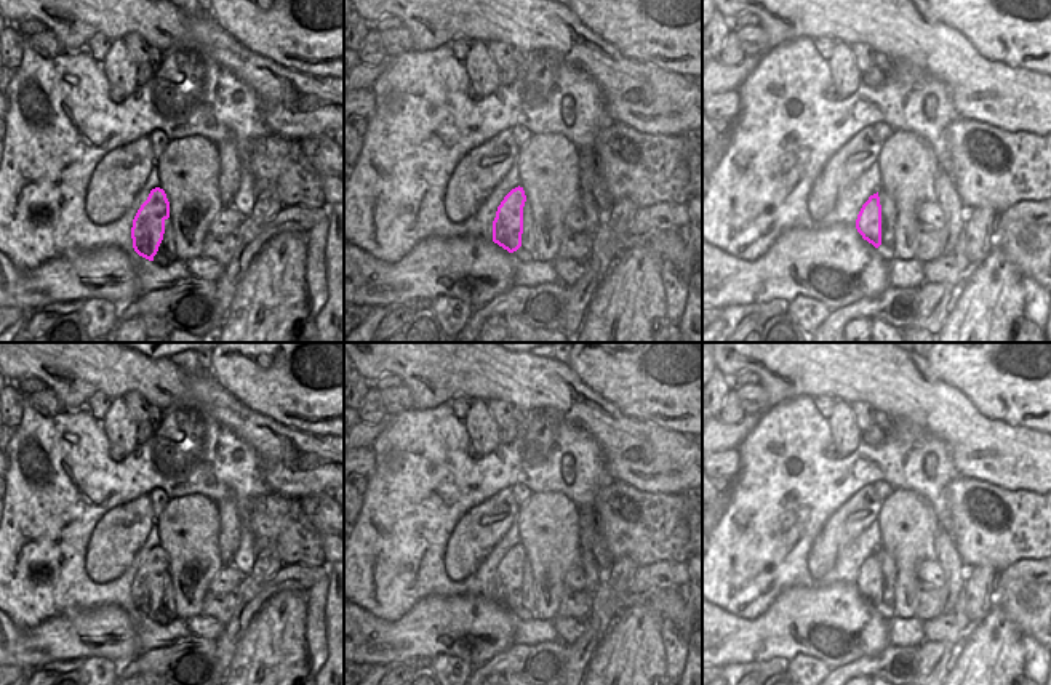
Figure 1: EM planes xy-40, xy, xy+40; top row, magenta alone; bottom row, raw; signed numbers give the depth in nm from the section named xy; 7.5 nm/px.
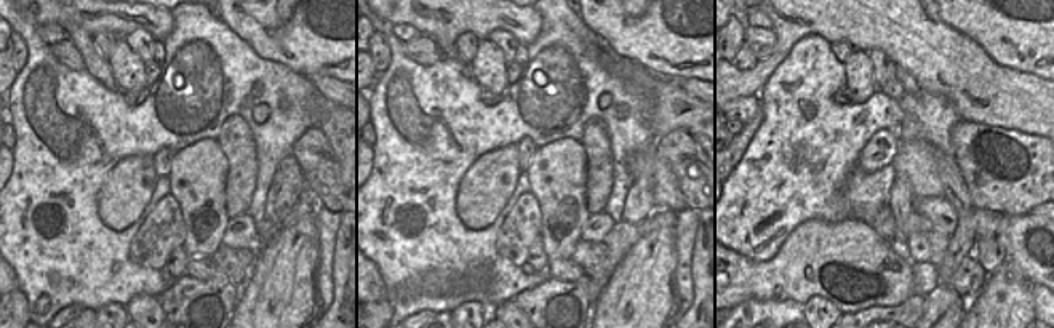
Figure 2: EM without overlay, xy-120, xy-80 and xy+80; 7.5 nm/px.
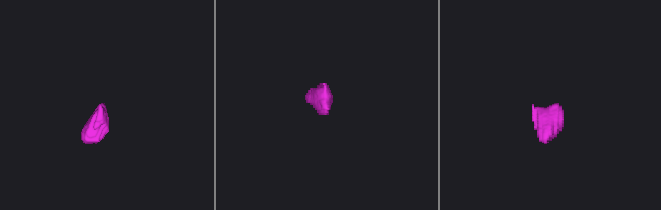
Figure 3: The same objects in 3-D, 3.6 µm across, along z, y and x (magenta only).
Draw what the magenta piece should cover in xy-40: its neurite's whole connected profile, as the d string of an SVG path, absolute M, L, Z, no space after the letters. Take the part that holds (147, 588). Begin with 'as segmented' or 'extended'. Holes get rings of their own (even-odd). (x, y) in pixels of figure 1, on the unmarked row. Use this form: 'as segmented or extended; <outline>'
as segmented; M155 546L150 549L147 559L138 568L133 586L131 597L134 610L154 619L158 605L165 592L165 579L170 576L170 560L163 547Z

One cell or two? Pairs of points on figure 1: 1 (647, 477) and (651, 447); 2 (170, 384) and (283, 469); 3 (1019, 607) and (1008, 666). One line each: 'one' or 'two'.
1: one
2: one
3: two

